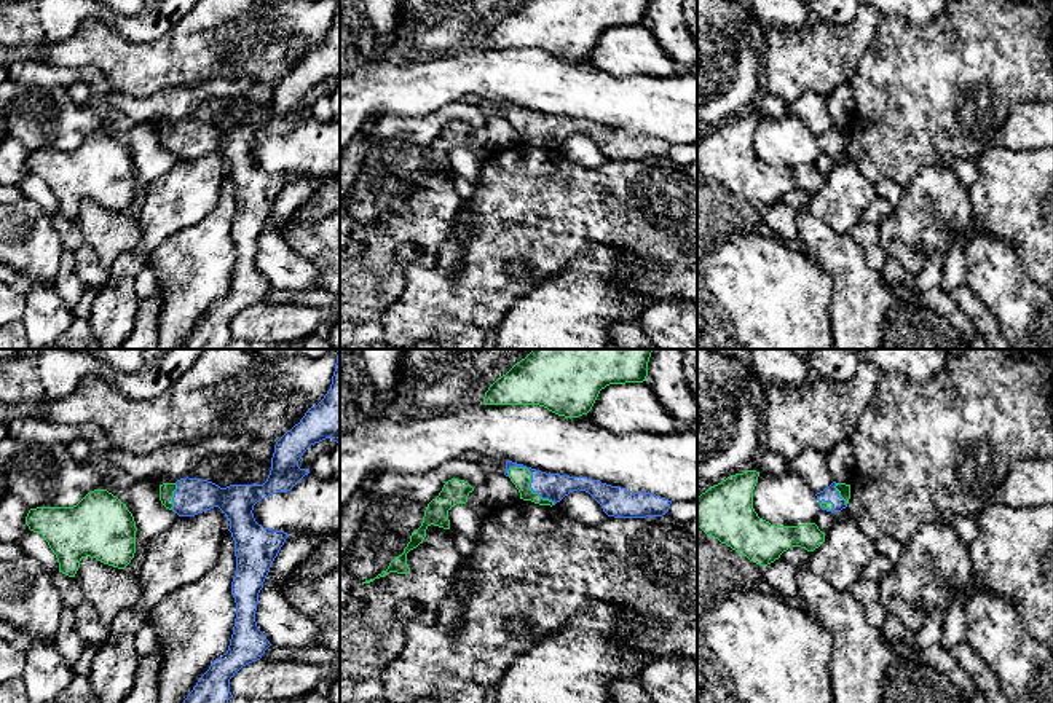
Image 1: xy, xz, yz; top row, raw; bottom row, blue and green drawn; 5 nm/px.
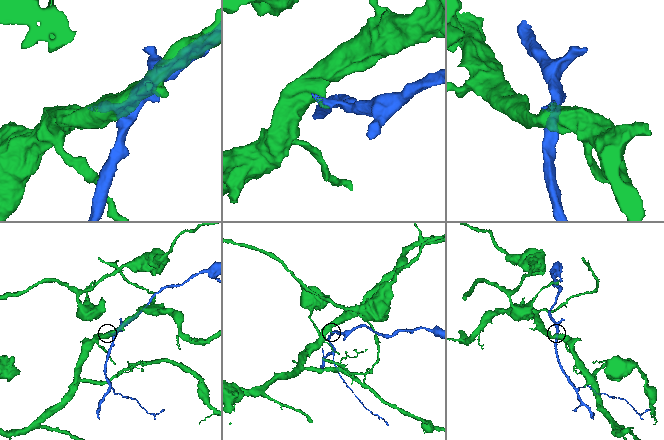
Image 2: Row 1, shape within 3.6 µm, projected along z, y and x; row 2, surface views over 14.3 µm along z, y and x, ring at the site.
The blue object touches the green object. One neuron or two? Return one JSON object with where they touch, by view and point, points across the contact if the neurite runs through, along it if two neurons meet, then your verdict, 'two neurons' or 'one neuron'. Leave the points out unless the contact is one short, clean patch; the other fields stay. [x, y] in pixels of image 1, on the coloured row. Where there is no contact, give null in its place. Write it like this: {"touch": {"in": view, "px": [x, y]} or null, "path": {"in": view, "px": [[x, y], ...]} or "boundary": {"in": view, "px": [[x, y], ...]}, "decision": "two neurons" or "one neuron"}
{"touch": {"in": "xz", "px": [532, 480]}, "boundary": {"in": "xz", "px": [[506, 471], [524, 466], [530, 472], [530, 488], [554, 504]]}, "decision": "two neurons"}

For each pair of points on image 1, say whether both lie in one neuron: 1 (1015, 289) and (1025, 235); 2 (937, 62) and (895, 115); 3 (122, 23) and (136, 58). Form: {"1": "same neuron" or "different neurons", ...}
{"1": "different neurons", "2": "same neuron", "3": "different neurons"}

